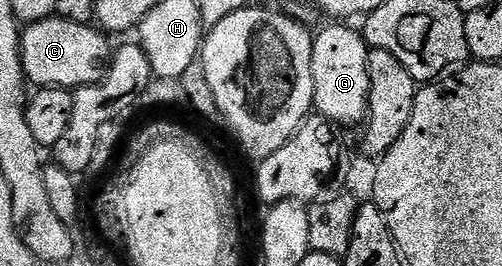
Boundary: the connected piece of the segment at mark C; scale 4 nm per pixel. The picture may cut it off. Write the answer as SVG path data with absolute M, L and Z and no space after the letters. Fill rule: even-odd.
M58 17L28 23L22 28L19 55L23 59L23 74L28 84L40 87L74 89L99 83L107 76L113 58L113 46L98 26L77 25Z

